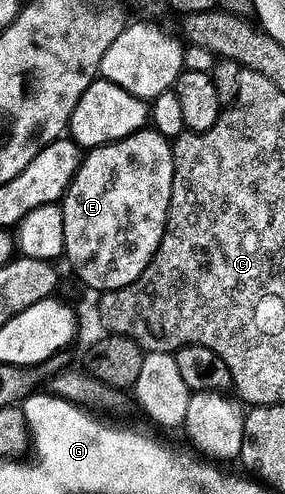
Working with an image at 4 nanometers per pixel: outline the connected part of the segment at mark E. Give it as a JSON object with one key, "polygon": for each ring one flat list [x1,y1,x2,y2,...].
{"polygon":[[147,128,138,134,128,136,119,142,112,142,108,146,99,146,96,150,91,150,83,157,82,167,76,172,72,184,68,188,66,197,62,199,60,205,64,220,64,244,65,261,70,261,74,265,74,270,78,273,78,278,90,290,97,292,109,292,111,290,123,290,144,274,148,264,154,259,154,253,160,248,162,238,166,234,166,221,170,218,170,205,172,204,172,192,174,191,174,147,171,139,159,134,154,128]]}

